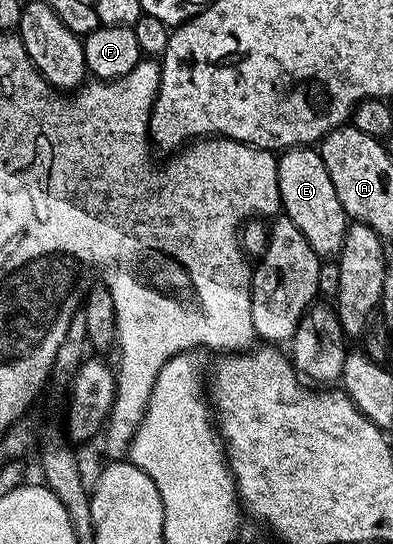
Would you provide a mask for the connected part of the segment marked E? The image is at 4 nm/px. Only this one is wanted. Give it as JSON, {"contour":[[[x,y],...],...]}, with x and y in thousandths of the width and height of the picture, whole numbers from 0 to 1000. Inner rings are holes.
{"contour":[[[796,268],[728,272],[705,287],[705,301],[723,395],[761,415],[761,430],[791,445],[791,460],[802,460],[809,471],[855,472],[873,452],[883,399],[863,371],[863,357],[852,357],[852,342],[842,342],[842,320],[832,320],[832,305],[822,305],[814,278]]]}

